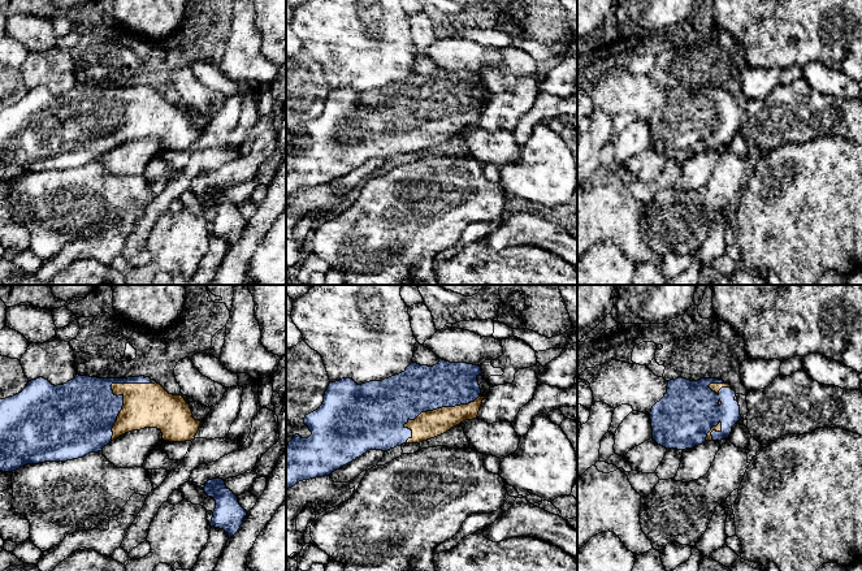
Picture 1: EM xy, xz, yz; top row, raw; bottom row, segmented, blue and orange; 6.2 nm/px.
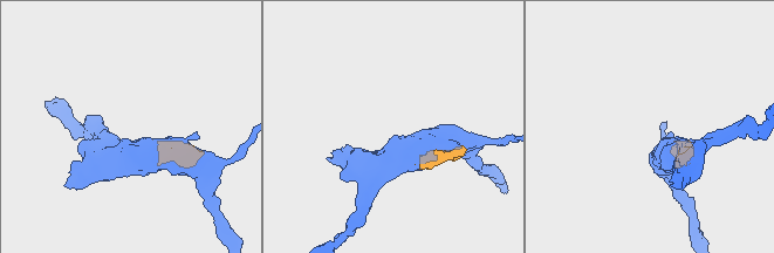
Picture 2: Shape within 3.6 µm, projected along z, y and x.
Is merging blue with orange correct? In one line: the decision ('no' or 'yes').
yes

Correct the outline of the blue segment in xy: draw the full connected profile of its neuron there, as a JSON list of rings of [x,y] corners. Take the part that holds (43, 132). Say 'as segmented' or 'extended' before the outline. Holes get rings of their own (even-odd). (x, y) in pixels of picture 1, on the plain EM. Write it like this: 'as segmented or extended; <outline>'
extended; [[[77,83],[73,88],[57,95],[39,86],[29,90],[21,101],[0,108],[0,179],[13,181],[26,173],[83,166],[90,161],[101,160],[104,155],[125,142],[144,137],[160,138],[164,150],[191,150],[200,131],[192,126],[190,113],[182,103],[169,103],[160,92],[152,92],[150,86],[98,87]]]

